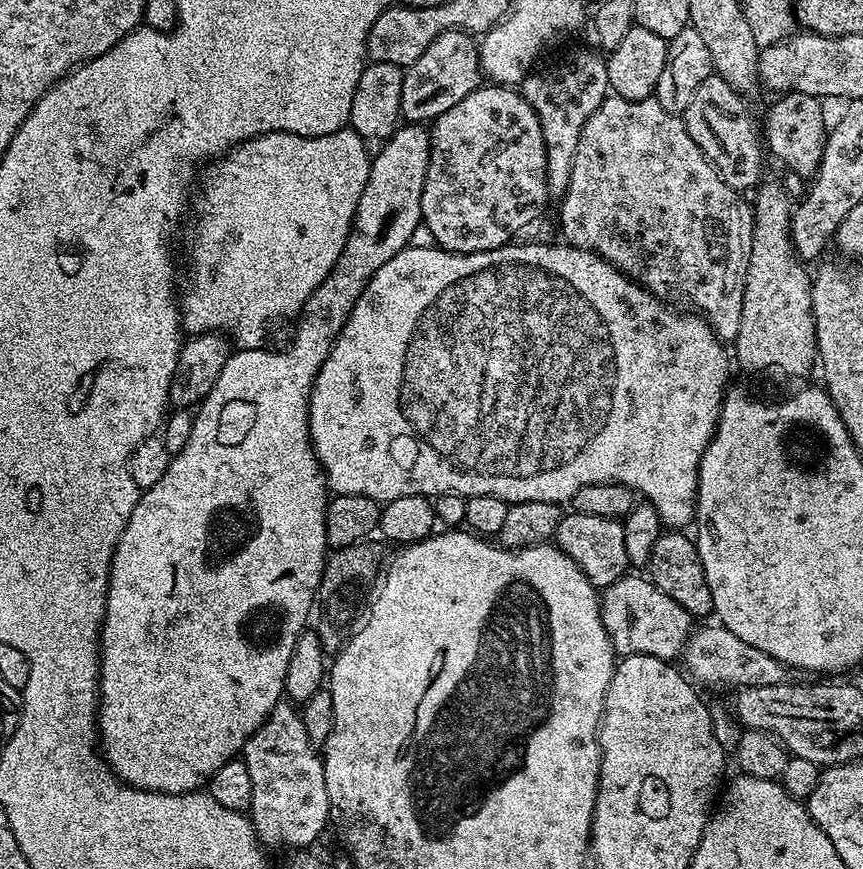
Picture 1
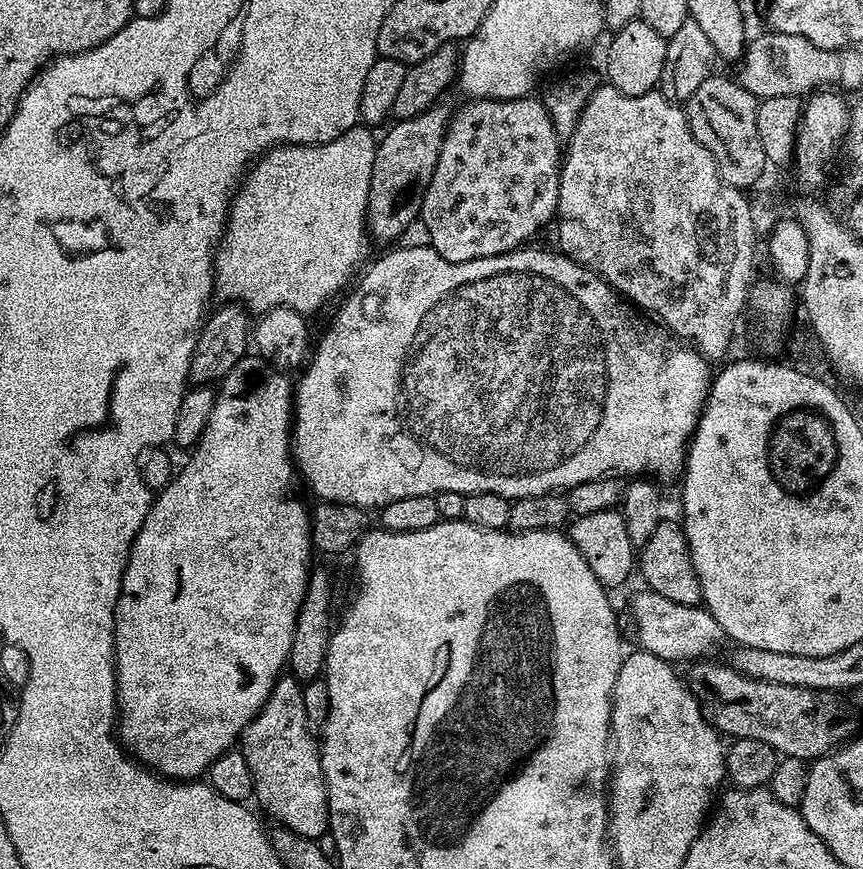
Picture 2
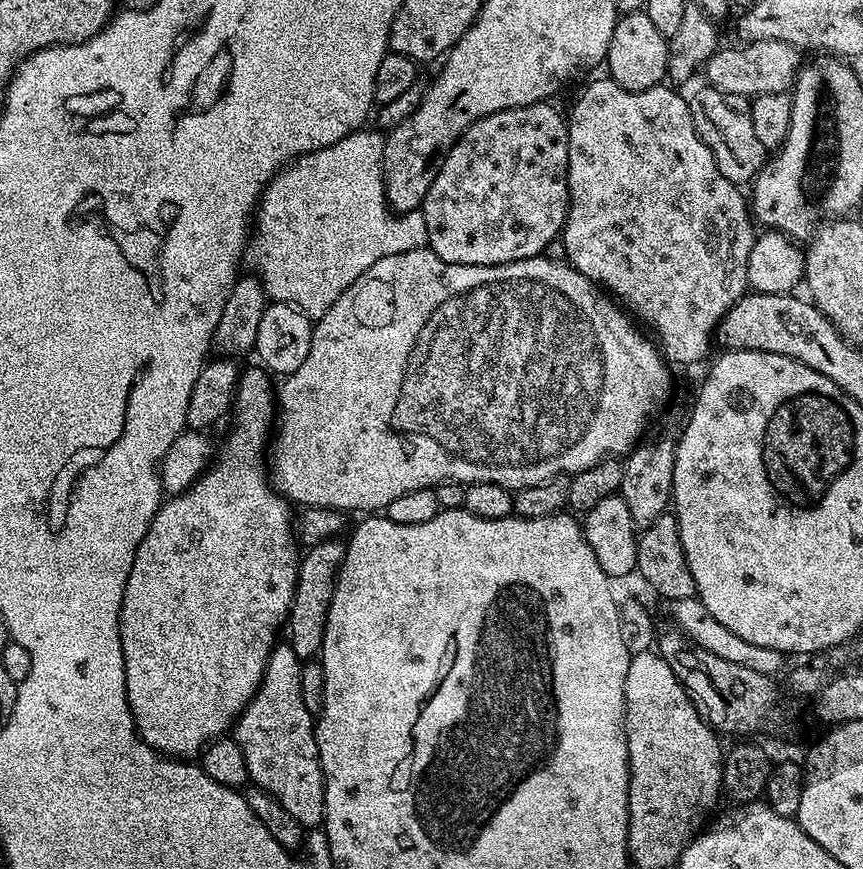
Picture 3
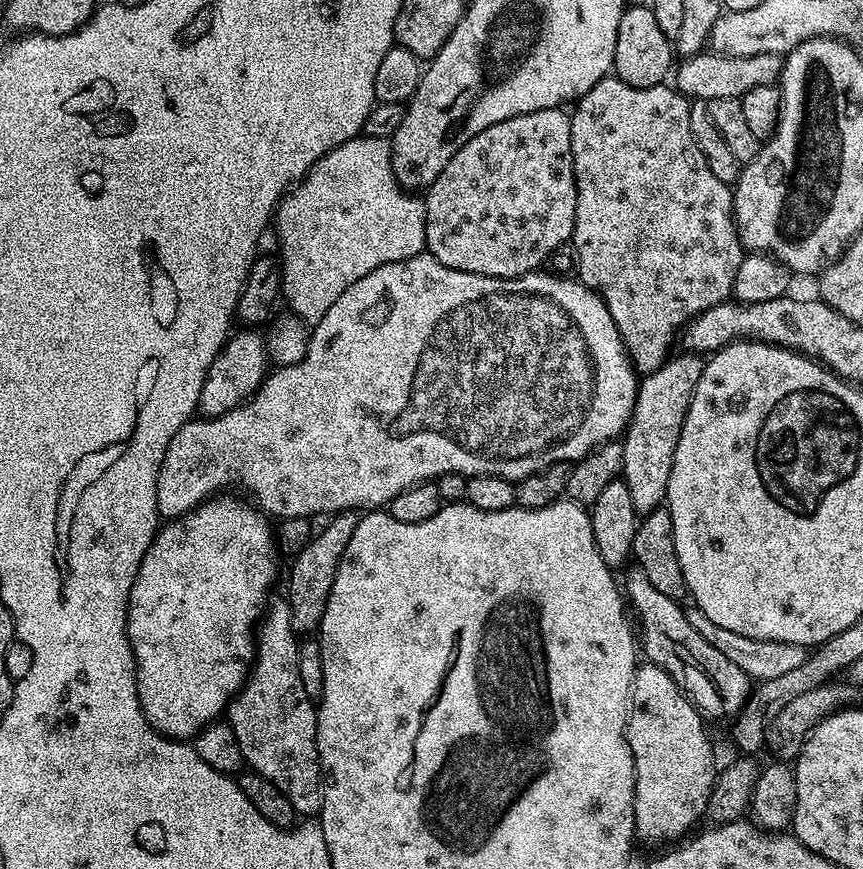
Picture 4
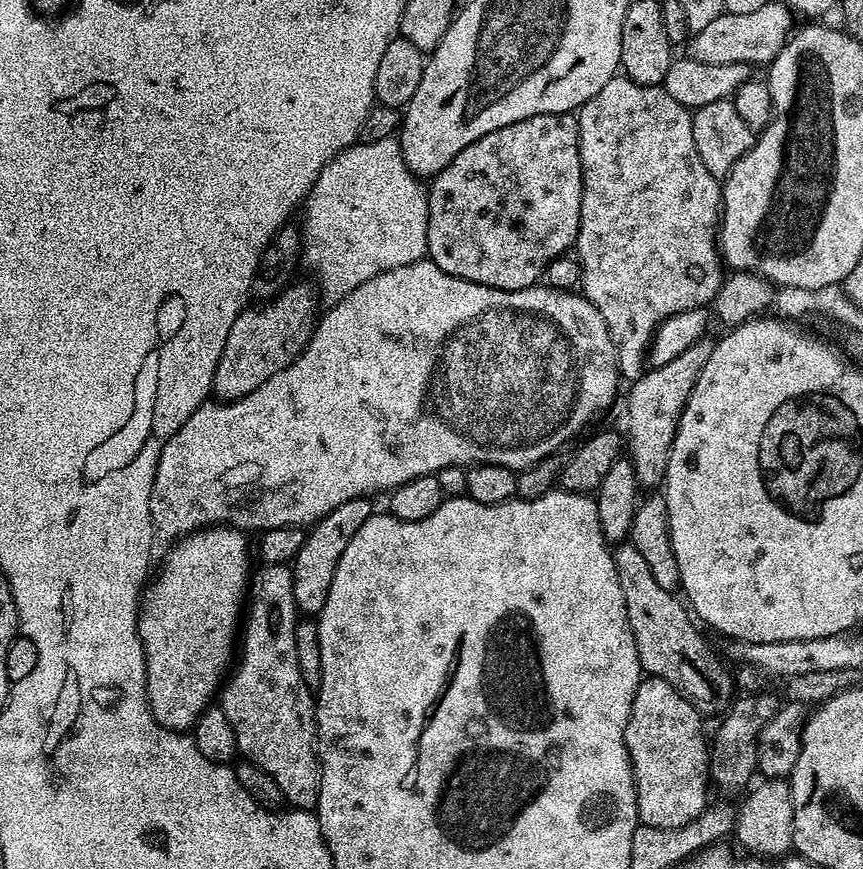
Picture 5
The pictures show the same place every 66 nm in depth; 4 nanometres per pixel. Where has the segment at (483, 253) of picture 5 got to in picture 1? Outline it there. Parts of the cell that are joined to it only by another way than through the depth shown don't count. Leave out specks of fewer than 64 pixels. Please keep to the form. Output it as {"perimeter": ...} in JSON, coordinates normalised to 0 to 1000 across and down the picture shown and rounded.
{"perimeter":[[[557,99],[552,101],[535,117],[521,122],[517,131],[512,131],[506,138],[499,139],[498,155],[498,186],[494,200],[494,214],[489,214],[489,246],[487,252],[490,261],[496,261],[496,267],[502,272],[504,284],[513,285],[517,290],[562,290],[574,285],[583,285],[590,280],[611,258],[616,258],[626,249],[626,243],[637,234],[635,223],[635,211],[633,209],[633,163],[628,163],[628,145],[623,140],[623,131],[610,117],[610,113],[603,109],[601,105],[593,99]]]}

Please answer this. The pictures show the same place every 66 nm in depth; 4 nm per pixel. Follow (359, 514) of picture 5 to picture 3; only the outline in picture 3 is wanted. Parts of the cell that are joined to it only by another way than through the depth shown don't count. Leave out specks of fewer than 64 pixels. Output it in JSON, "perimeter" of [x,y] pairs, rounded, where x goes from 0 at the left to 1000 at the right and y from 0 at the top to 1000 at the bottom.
{"perimeter":[[[397,620],[379,621],[356,632],[348,641],[348,655],[341,674],[341,688],[331,715],[333,740],[350,762],[370,756],[371,745],[378,730],[378,711],[382,707],[382,693],[387,688],[389,662],[394,659],[394,648],[399,646]]]}

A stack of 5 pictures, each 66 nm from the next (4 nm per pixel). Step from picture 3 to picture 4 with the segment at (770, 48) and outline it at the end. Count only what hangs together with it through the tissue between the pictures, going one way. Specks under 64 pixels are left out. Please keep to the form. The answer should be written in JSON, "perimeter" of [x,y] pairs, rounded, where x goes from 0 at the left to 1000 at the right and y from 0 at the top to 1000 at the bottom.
{"perimeter":[[[817,58],[789,68],[781,78],[781,100],[783,105],[802,115],[818,113],[854,114],[864,108],[864,104],[874,104],[874,99],[899,97],[904,90],[905,66],[897,62],[874,62],[869,67],[851,67],[833,64],[831,60]]]}

